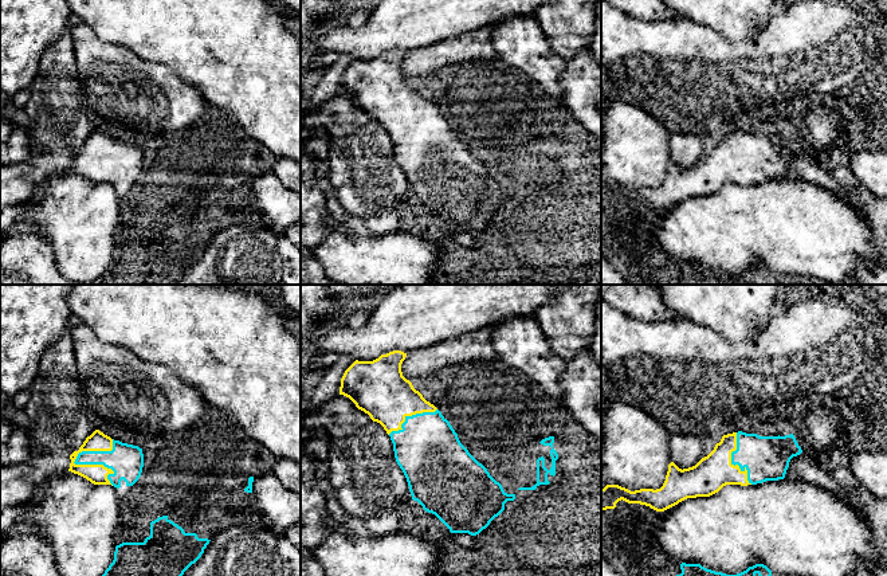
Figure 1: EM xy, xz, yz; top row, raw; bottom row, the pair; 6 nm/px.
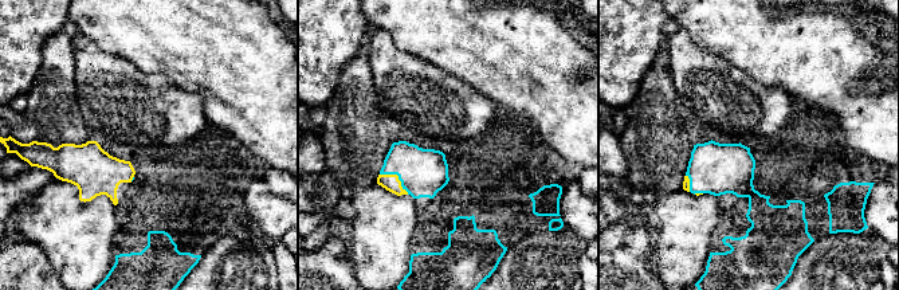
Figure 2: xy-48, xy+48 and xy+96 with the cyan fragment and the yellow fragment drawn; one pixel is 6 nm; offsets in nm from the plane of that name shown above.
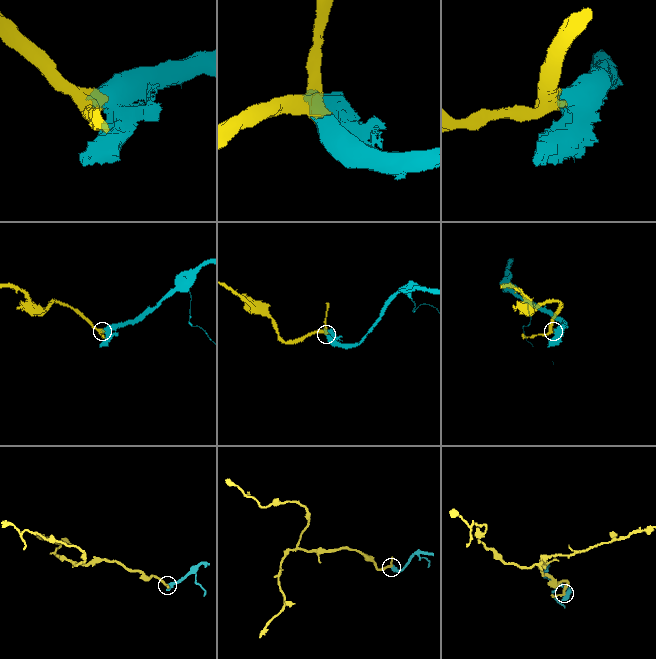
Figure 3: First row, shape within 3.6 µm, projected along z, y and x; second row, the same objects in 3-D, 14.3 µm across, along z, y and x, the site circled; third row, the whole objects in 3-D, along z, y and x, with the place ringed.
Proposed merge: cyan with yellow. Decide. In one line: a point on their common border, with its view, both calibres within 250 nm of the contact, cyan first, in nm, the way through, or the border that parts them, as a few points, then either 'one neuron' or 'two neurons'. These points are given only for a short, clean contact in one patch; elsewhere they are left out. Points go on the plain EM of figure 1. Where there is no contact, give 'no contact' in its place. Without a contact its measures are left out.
contact xy (97, 163); calibres 200 and 120 nm; way xy (126, 160), (97, 163), (97, 173); one neuron

